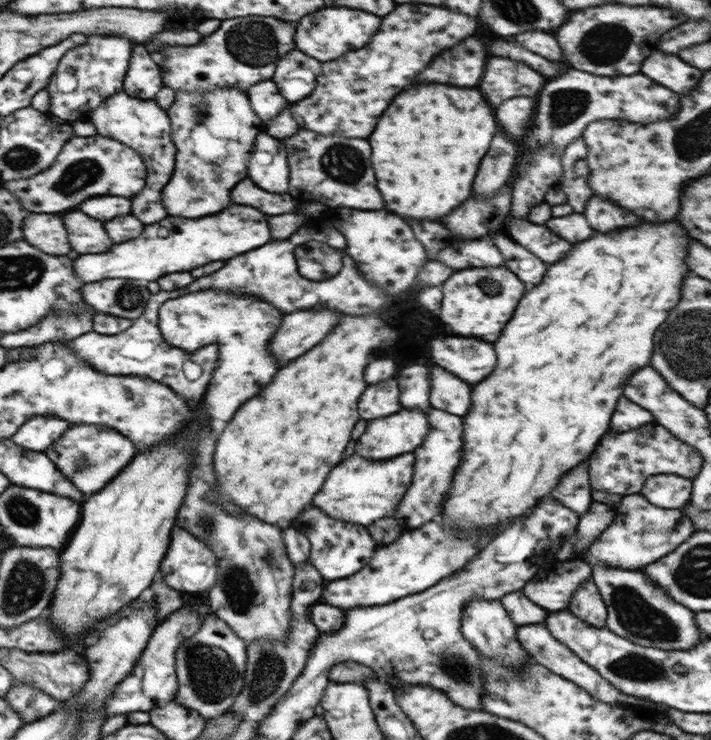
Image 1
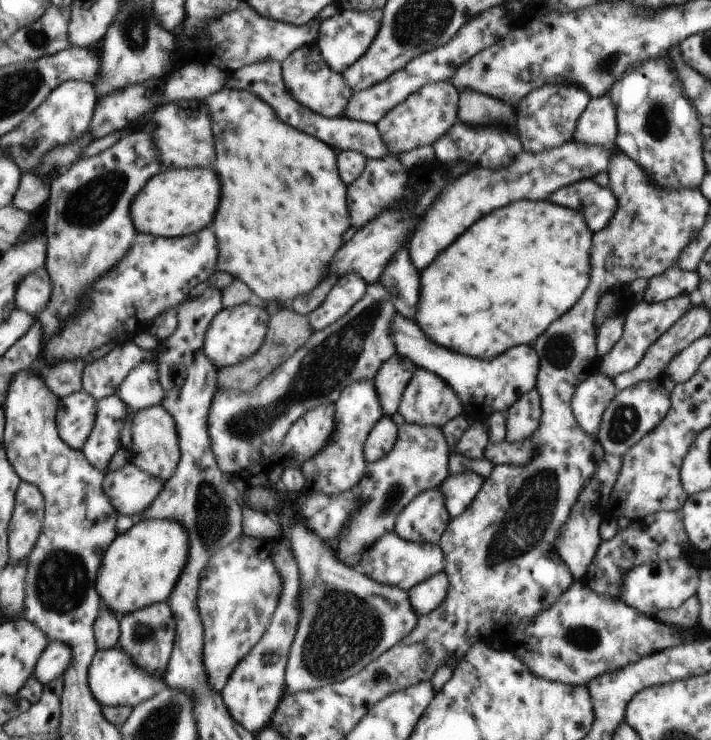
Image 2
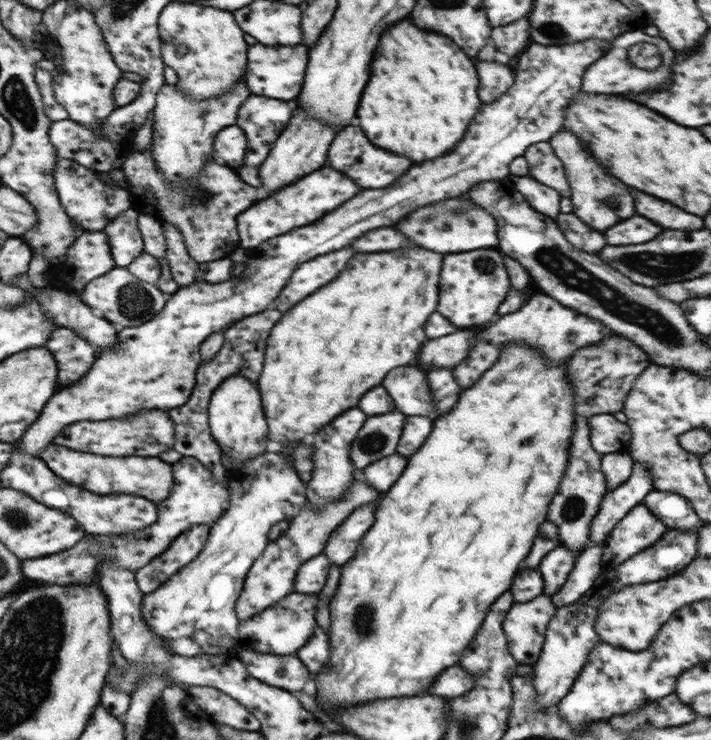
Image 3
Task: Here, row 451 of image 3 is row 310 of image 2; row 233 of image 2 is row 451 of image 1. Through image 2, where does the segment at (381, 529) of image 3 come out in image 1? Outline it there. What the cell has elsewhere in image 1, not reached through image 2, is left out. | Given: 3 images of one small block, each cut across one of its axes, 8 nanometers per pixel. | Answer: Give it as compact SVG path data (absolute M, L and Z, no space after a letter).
M678 220L660 222L660 224L642 222L638 228L636 226L634 228L624 228L622 232L594 234L594 236L590 236L590 240L578 242L568 252L568 256L564 256L564 260L552 264L548 268L544 280L520 300L510 324L504 328L500 340L496 340L498 364L486 380L482 380L480 384L474 386L472 408L470 408L468 416L464 418L464 460L462 460L464 464L458 466L456 476L454 476L454 484L452 484L452 488L448 492L448 498L444 502L444 518L452 526L458 526L458 528L466 531L470 528L470 524L472 524L472 528L490 529L486 526L496 526L502 520L512 520L520 514L530 512L536 506L536 502L542 496L546 496L548 490L552 490L558 484L560 474L578 466L584 458L588 458L588 454L592 450L595 450L602 436L604 436L604 432L610 428L610 418L616 410L618 398L622 396L624 386L628 384L630 376L638 368L644 368L644 366L650 364L650 358L652 358L652 352L654 352L652 334L668 318L668 312L672 308L676 308L676 304L680 302L682 280L688 274L686 254L688 254L688 230Z

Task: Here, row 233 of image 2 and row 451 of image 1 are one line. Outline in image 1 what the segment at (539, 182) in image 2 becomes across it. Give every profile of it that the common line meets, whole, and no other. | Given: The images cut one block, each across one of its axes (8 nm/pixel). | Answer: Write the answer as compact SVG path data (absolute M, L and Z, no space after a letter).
M432 410L428 414L428 420L430 420L432 430L428 432L426 440L413 452L416 456L414 480L410 482L410 488L396 508L396 522L404 530L418 528L418 526L430 522L434 516L438 516L442 512L442 504L444 504L448 490L452 486L454 472L460 466L462 454L464 454L464 450L462 450L462 446L464 446L464 440L462 440L464 420L460 416L452 416L448 412Z

